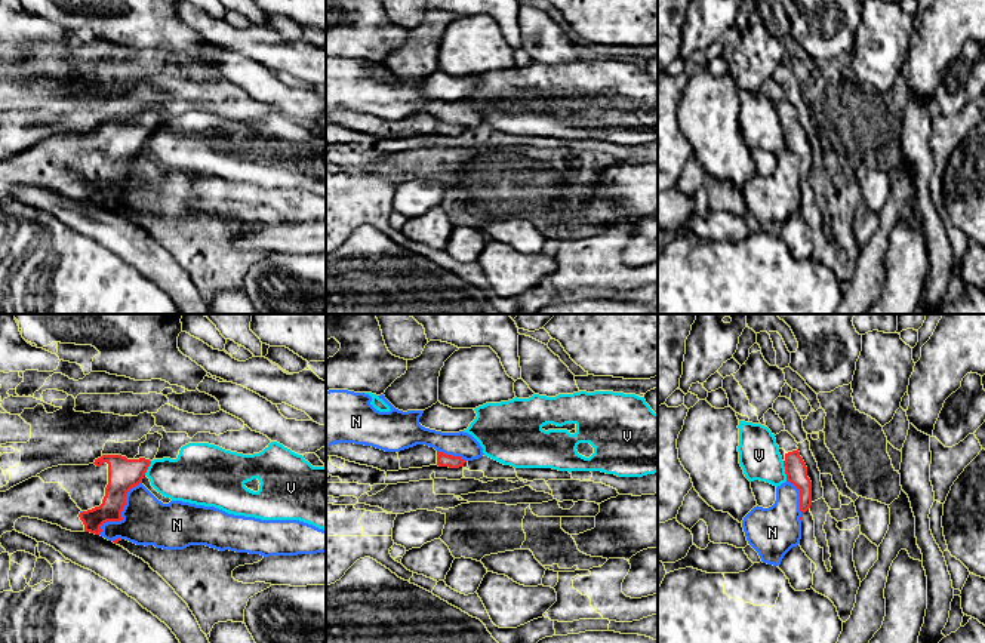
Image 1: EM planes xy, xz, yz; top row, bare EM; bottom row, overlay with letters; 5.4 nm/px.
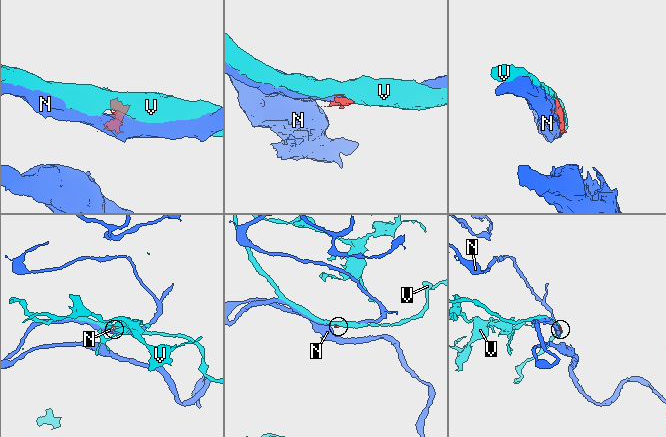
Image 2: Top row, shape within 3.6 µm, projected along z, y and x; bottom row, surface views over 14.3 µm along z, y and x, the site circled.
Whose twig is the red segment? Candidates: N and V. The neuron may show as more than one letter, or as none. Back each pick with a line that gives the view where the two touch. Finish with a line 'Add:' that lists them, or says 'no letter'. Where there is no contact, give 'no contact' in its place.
Add: no letter

